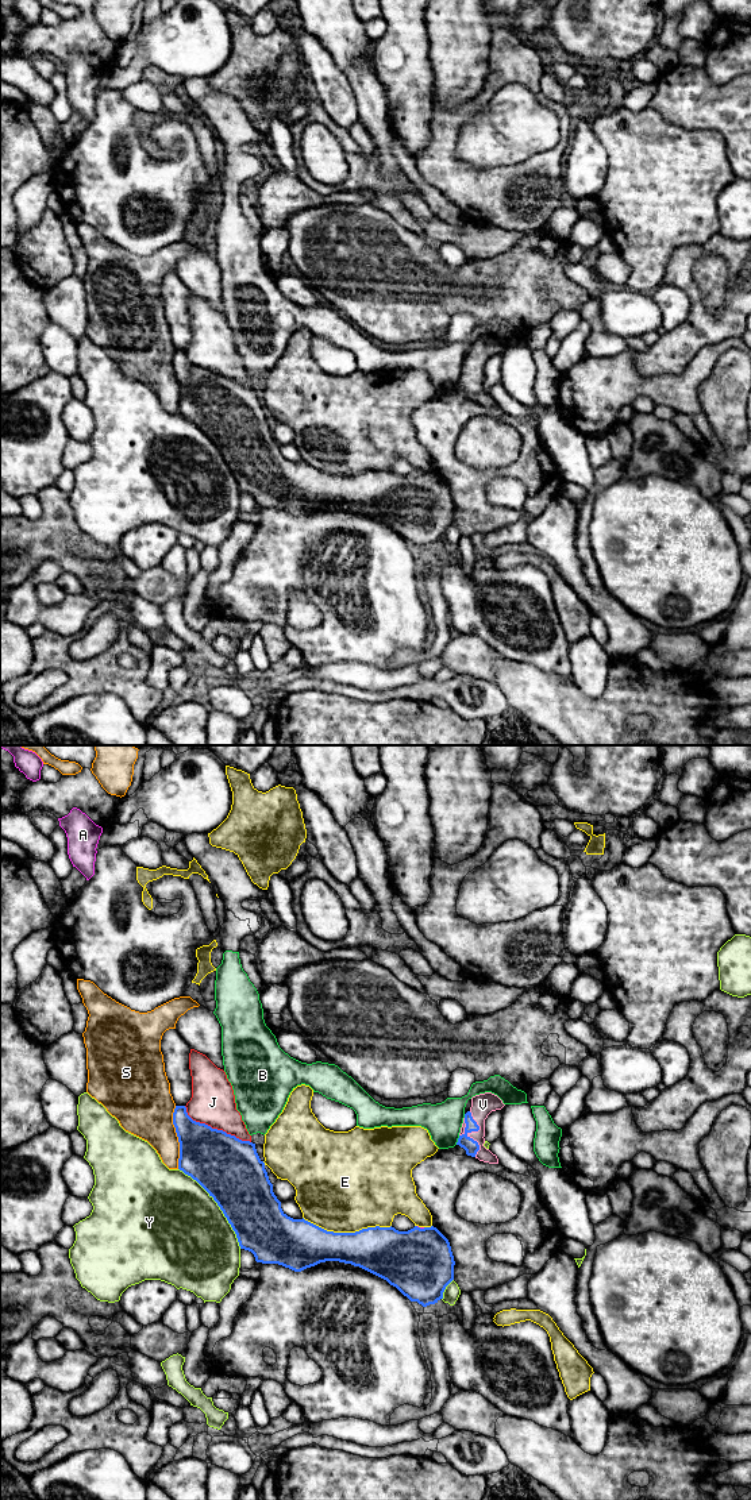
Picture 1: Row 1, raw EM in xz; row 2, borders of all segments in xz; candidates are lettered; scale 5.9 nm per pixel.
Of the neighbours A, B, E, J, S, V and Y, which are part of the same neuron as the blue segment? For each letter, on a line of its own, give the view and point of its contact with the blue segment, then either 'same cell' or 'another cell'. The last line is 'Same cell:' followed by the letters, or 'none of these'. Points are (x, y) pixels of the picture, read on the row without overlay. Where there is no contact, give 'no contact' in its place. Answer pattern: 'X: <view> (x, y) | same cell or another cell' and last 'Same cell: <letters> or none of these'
A: xz (419, 471) | another cell
B: xz (458, 384) | another cell
E: xz (347, 477) | another cell
J: xz (215, 373) | another cell
S: xz (177, 380) | another cell
V: xz (470, 376) | same cell
Y: xz (218, 448) | another cell
Same cell: V

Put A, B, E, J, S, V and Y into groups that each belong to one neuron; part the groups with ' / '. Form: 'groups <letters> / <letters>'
groups A / B / E / J / S / V / Y

